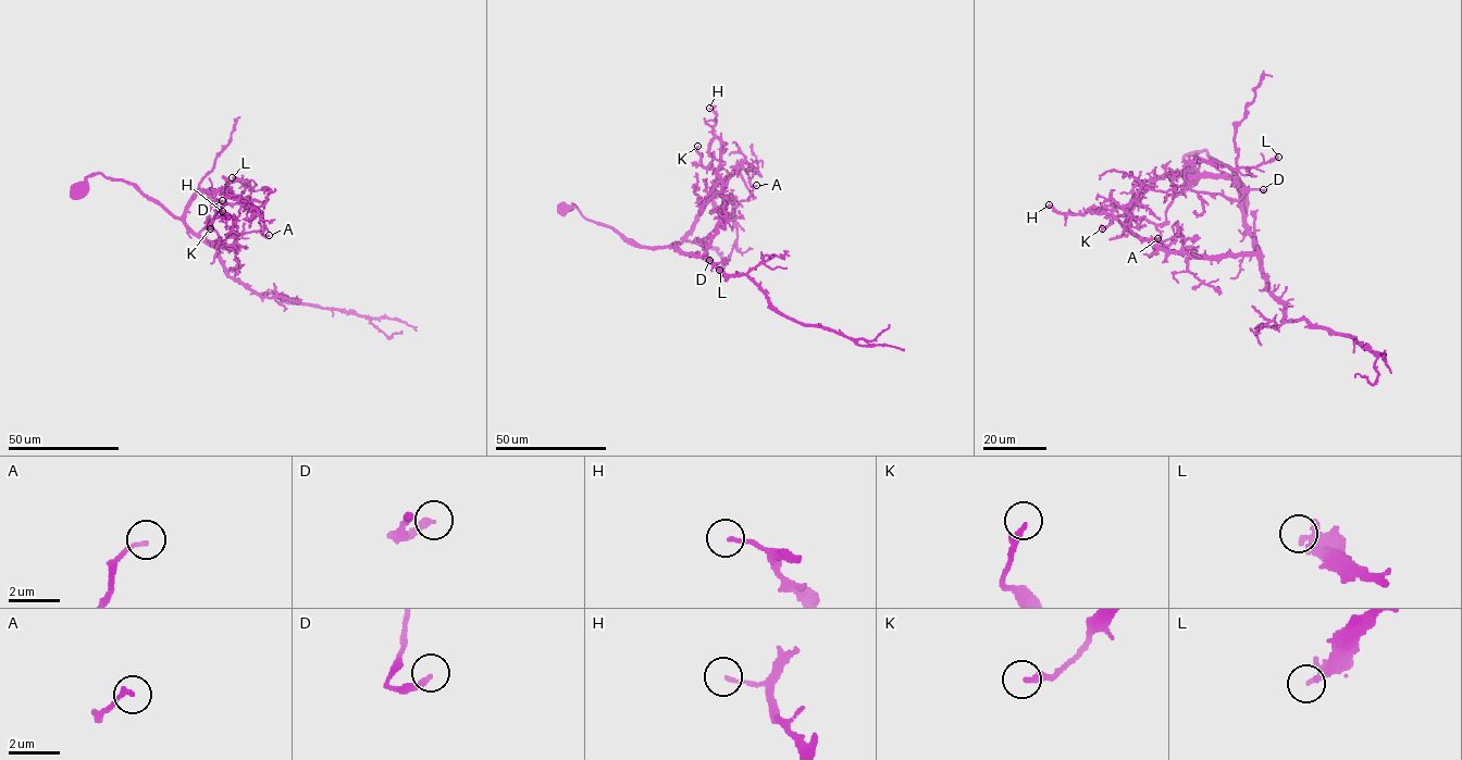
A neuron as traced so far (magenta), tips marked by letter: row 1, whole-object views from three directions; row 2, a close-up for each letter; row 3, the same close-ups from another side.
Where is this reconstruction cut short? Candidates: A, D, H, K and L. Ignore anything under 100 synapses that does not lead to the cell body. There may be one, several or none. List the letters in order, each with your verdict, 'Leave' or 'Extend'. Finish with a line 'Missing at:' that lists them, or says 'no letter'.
A: Leave
D: Leave
H: Leave
K: Leave
L: Leave
Missing at: no letter

